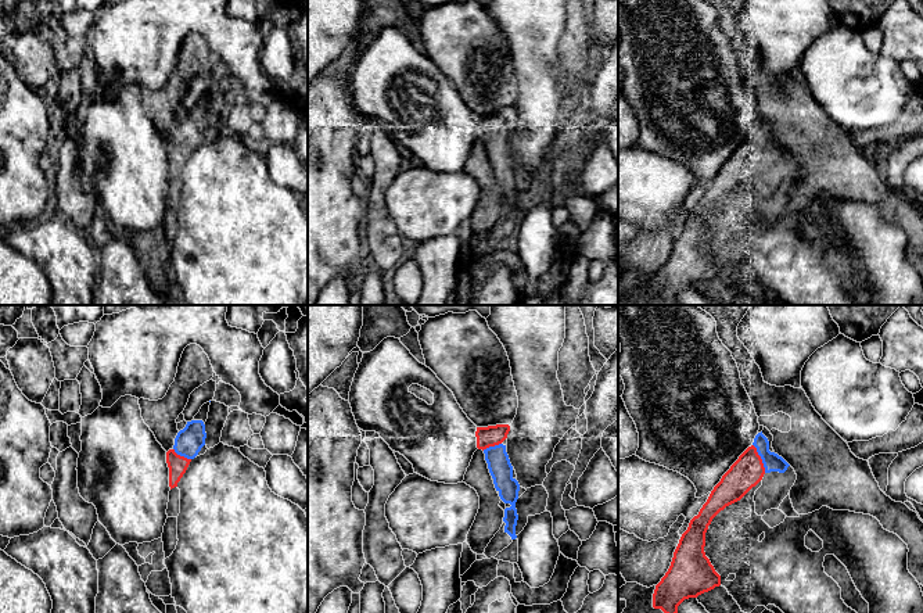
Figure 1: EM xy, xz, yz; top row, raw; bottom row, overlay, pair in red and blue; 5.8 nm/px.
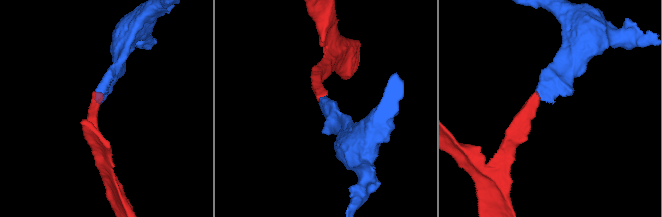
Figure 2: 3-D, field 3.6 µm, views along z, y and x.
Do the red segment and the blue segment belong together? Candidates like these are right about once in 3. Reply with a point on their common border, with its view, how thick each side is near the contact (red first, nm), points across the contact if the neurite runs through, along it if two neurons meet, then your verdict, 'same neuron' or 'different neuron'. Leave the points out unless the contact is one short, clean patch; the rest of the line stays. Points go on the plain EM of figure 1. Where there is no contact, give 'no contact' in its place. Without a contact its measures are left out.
contact yz (760, 147); calibres 180 and 110 nm; same neuron

